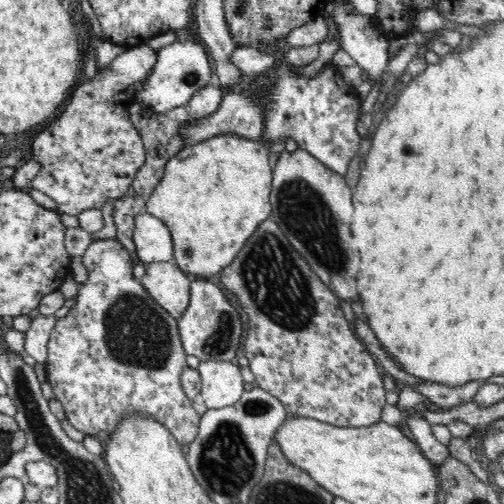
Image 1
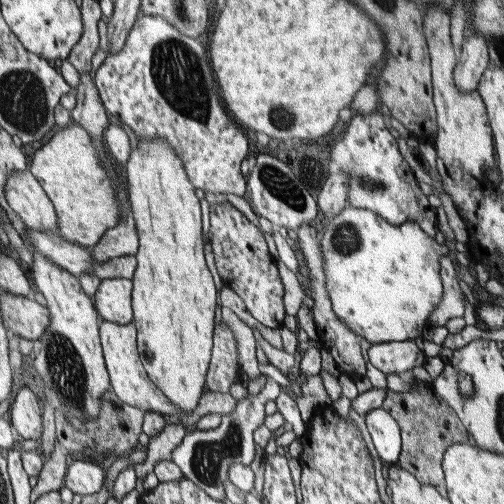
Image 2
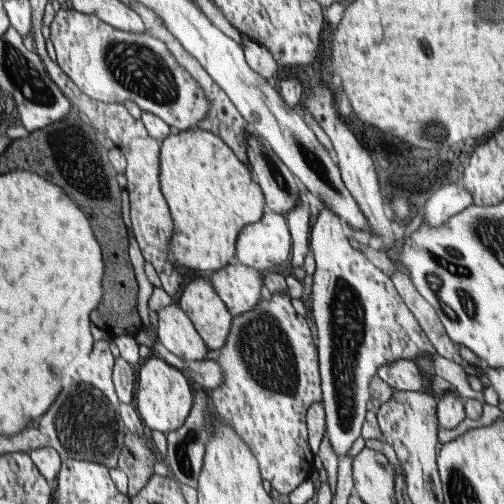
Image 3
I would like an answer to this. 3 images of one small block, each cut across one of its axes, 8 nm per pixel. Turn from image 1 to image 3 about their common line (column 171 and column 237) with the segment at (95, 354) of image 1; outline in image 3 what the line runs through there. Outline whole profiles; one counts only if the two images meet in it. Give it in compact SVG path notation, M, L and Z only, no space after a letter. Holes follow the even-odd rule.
M285 290L271 292L269 300L263 300L259 296L251 310L233 316L231 330L225 336L223 348L217 350L215 362L217 366L221 366L223 380L219 386L209 390L211 406L237 430L241 440L249 444L253 456L257 456L257 464L261 466L261 476L271 484L271 488L281 496L289 496L293 488L309 478L313 472L305 412L311 404L321 402L321 376L317 344L309 322L293 310L291 298Z

